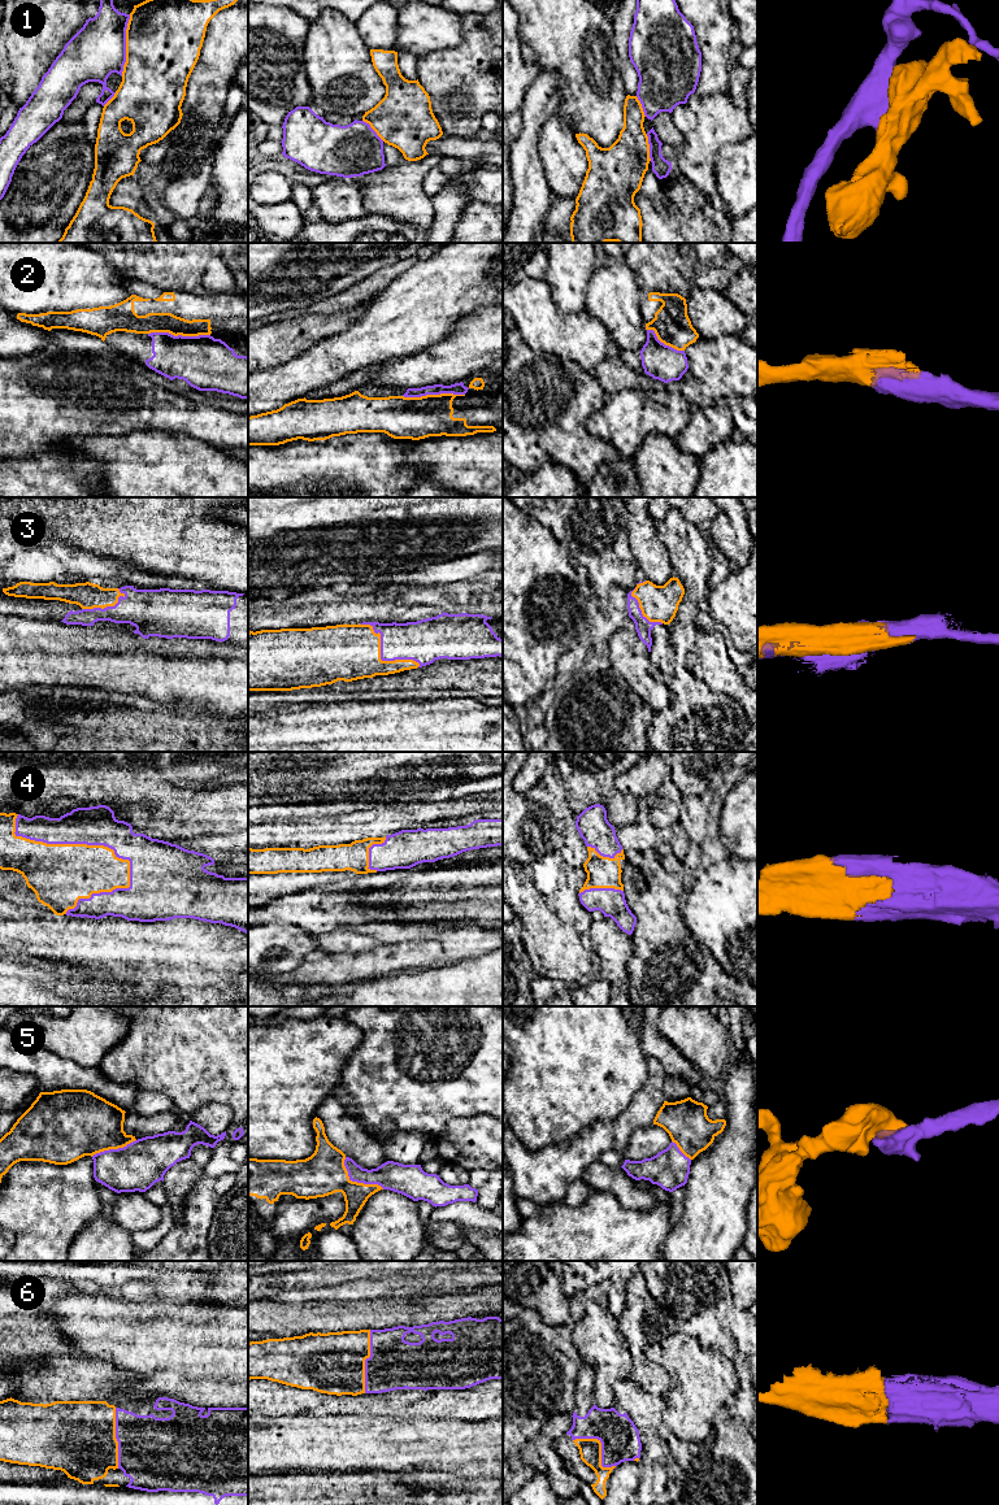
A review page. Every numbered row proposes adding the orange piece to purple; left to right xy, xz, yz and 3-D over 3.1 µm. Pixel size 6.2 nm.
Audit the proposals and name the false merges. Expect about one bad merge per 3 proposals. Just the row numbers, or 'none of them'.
1

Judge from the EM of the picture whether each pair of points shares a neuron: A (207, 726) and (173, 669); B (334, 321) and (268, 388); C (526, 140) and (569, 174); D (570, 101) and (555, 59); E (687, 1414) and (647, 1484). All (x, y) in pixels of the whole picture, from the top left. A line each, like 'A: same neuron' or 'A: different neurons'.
A: different neurons
B: different neurons
C: different neurons
D: same neuron
E: different neurons

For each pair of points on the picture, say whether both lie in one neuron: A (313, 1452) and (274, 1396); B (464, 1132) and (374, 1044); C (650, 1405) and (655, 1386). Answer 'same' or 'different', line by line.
A: different
B: different
C: different

